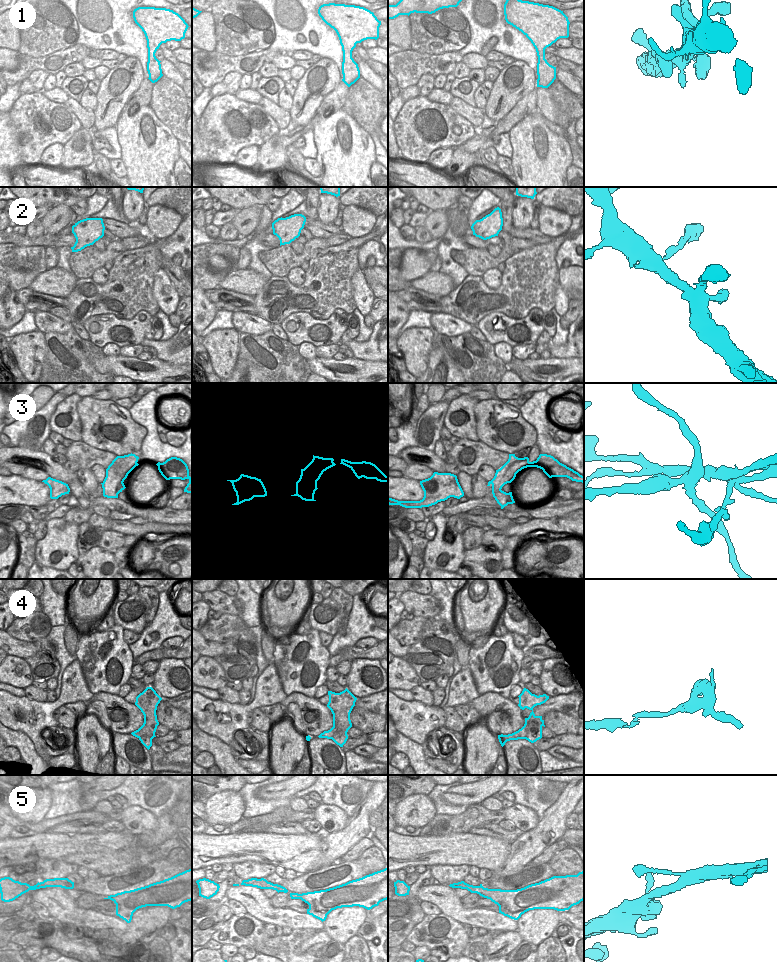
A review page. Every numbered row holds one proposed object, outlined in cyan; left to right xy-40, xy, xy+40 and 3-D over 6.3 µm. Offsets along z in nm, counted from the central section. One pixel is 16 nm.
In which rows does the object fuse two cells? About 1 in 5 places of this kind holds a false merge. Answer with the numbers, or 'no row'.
3, 4

